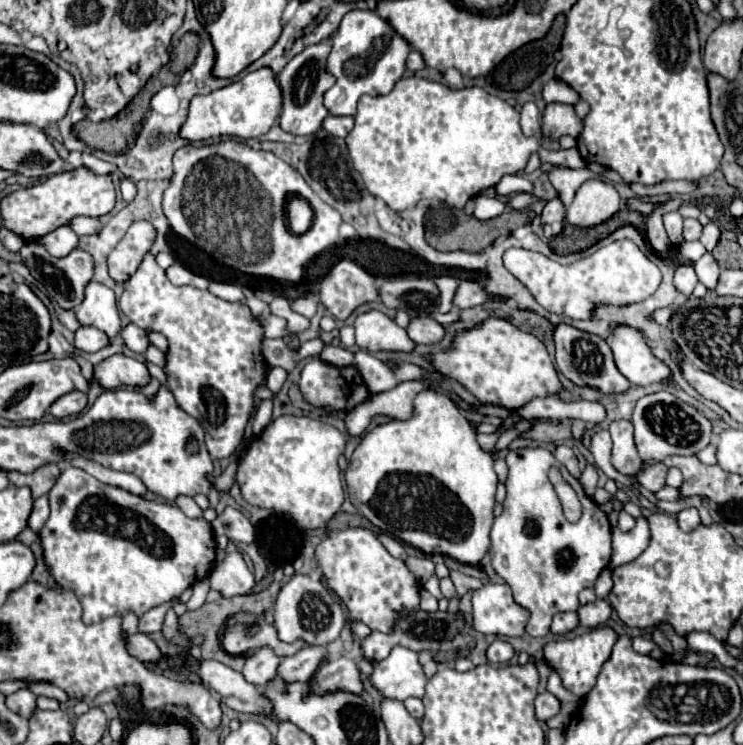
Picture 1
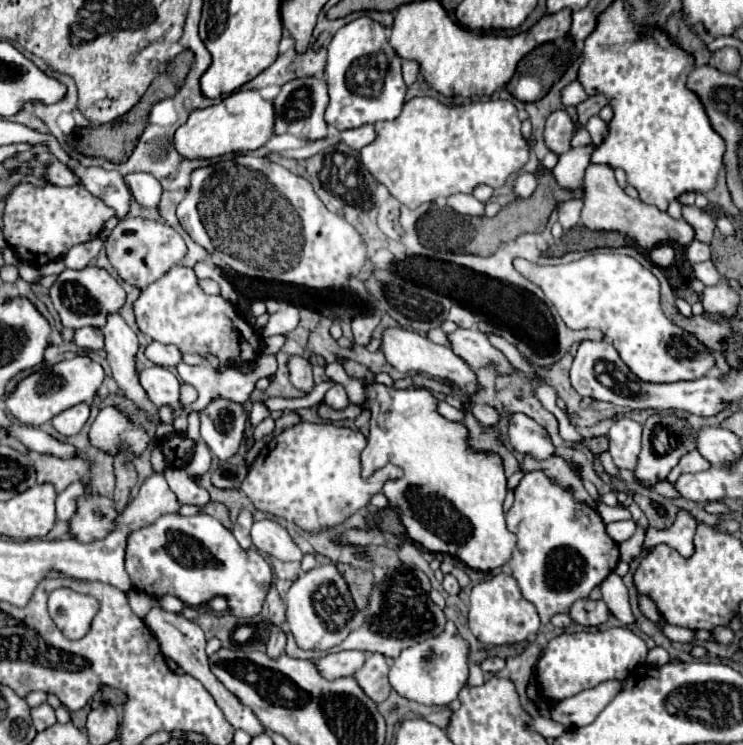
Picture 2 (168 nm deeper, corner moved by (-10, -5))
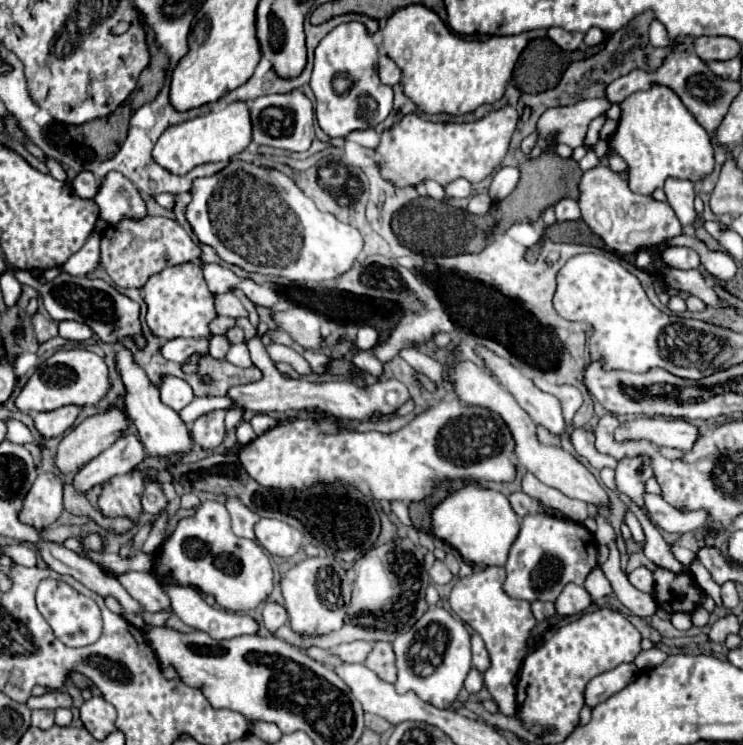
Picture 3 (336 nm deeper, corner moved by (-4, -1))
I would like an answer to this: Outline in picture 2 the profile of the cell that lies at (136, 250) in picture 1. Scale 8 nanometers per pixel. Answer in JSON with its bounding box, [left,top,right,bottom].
[105,218,187,288]

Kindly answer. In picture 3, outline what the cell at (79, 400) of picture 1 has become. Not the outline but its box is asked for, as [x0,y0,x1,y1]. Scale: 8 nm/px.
[35,406,79,438]

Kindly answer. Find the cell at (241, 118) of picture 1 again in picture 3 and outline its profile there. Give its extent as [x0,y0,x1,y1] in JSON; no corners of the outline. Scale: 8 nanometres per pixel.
[153,102,251,174]

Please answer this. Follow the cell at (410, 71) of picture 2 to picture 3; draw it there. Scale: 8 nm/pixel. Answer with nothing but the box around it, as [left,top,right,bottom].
[379,52,401,86]

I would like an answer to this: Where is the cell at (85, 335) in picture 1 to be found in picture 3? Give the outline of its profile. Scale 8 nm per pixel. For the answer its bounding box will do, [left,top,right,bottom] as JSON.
[59,320,93,342]

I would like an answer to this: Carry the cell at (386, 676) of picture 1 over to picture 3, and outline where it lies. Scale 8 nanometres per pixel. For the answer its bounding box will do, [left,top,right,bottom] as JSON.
[393,606,471,708]

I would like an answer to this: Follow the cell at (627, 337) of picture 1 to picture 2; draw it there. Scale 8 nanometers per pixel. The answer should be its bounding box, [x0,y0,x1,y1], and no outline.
[515,252,715,382]

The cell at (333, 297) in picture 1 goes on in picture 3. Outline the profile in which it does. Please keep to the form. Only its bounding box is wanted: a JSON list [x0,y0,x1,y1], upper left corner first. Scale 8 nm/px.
[355,326,379,350]

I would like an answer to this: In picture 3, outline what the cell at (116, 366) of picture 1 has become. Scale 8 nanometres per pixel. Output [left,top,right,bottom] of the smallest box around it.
[159,374,195,412]

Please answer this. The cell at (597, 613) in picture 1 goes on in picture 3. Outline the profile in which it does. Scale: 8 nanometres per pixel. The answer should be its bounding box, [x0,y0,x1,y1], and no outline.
[555,584,593,616]

